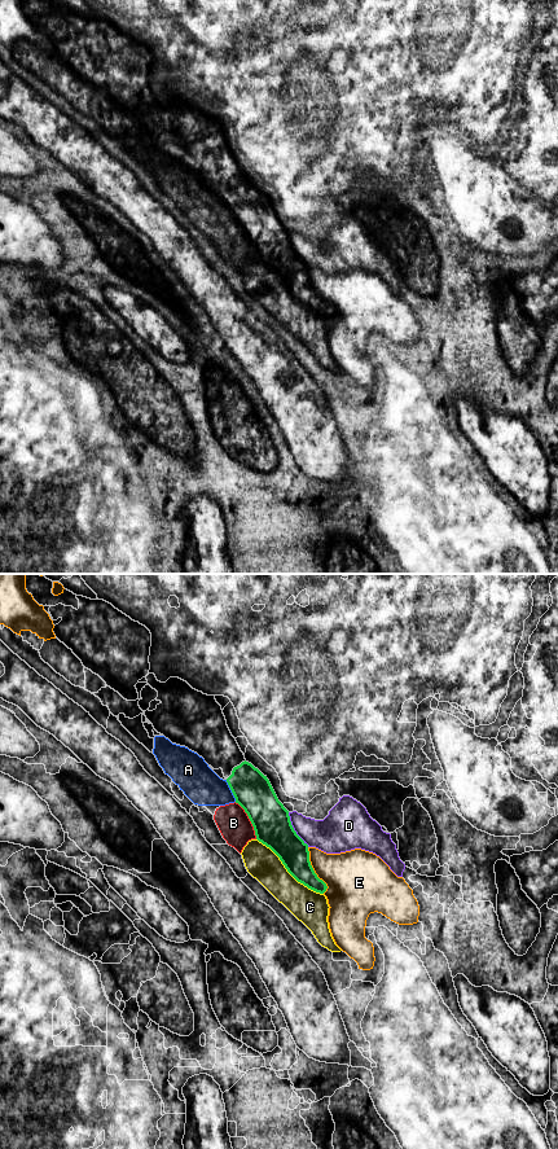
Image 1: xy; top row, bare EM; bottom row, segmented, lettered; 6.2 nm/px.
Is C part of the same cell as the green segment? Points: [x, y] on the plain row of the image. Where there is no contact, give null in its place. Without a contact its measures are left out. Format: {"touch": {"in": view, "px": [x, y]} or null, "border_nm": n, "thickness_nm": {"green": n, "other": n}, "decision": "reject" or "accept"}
{"touch": {"in": "xy", "px": [288, 290]}, "border_nm": 550, "thickness_nm": {"green": 200, "other": 200}, "decision": "reject"}

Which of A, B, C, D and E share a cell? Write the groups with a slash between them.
A B / C / D / E

